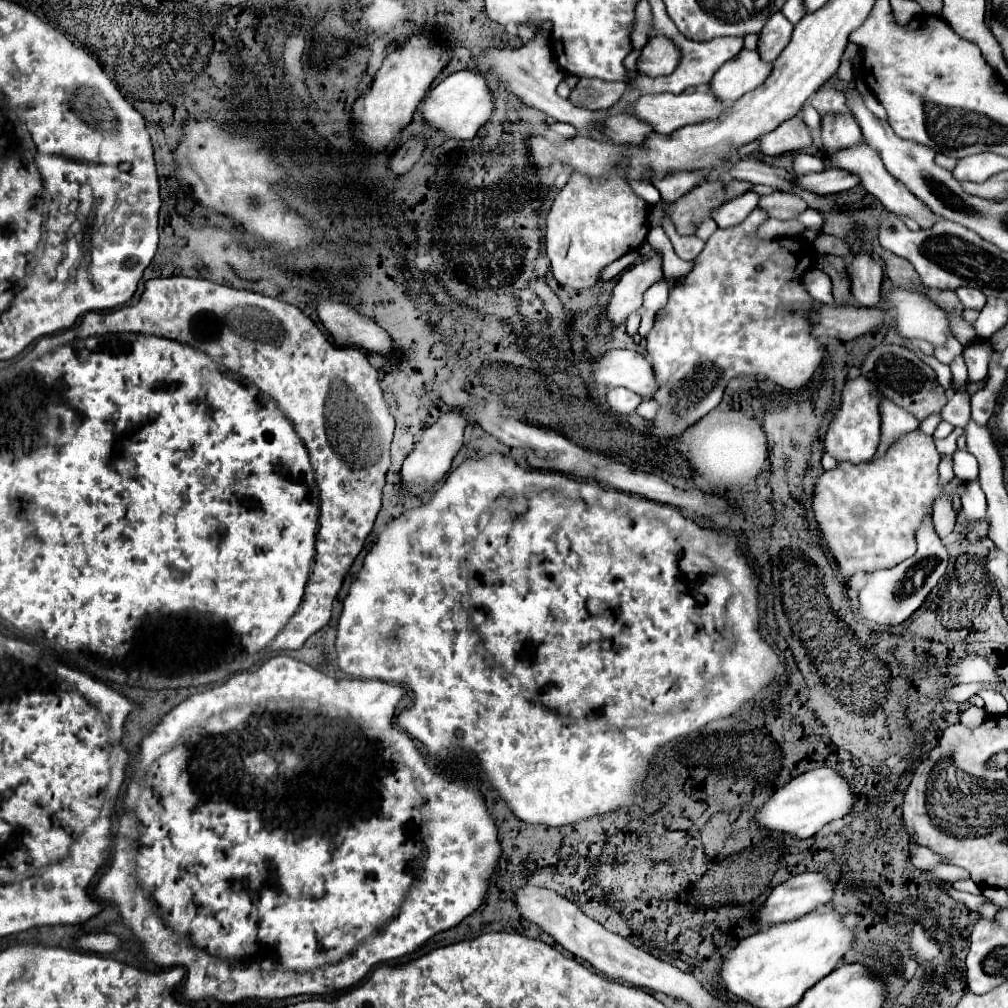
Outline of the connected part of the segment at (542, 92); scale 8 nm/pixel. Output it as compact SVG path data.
M534 27L534 33L536 33L536 37L530 43L526 43L518 49L510 49L510 47L482 49L474 57L474 69L478 73L486 75L486 77L492 75L494 81L504 83L510 89L510 93L514 93L524 105L534 107L534 109L546 113L548 117L552 117L556 121L564 121L564 123L574 125L576 129L588 131L588 125L592 125L592 117L600 117L600 113L590 113L586 109L576 109L568 99L558 97L556 81L564 79L564 71L562 71L562 77L560 77L560 65L556 63L552 51L550 51L548 39L538 33L538 27Z

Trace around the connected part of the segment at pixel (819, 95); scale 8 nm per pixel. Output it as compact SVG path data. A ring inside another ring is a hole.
M822 85L822 89L818 89L808 99L808 103L820 115L826 115L826 113L850 113L850 109L846 107L846 99L842 97L842 93L836 91L834 87L830 87L830 85Z

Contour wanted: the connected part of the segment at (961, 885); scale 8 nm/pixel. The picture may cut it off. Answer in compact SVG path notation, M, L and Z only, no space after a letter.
M968 877L968 879L958 879L958 881L950 881L950 885L958 891L966 891L966 893L972 893L972 895L982 895L982 889Z

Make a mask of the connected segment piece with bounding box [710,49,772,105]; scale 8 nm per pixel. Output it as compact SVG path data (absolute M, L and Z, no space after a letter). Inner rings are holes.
M742 49L738 57L724 63L710 81L710 93L724 105L740 99L744 93L762 85L772 71L772 63L764 63L758 51Z

